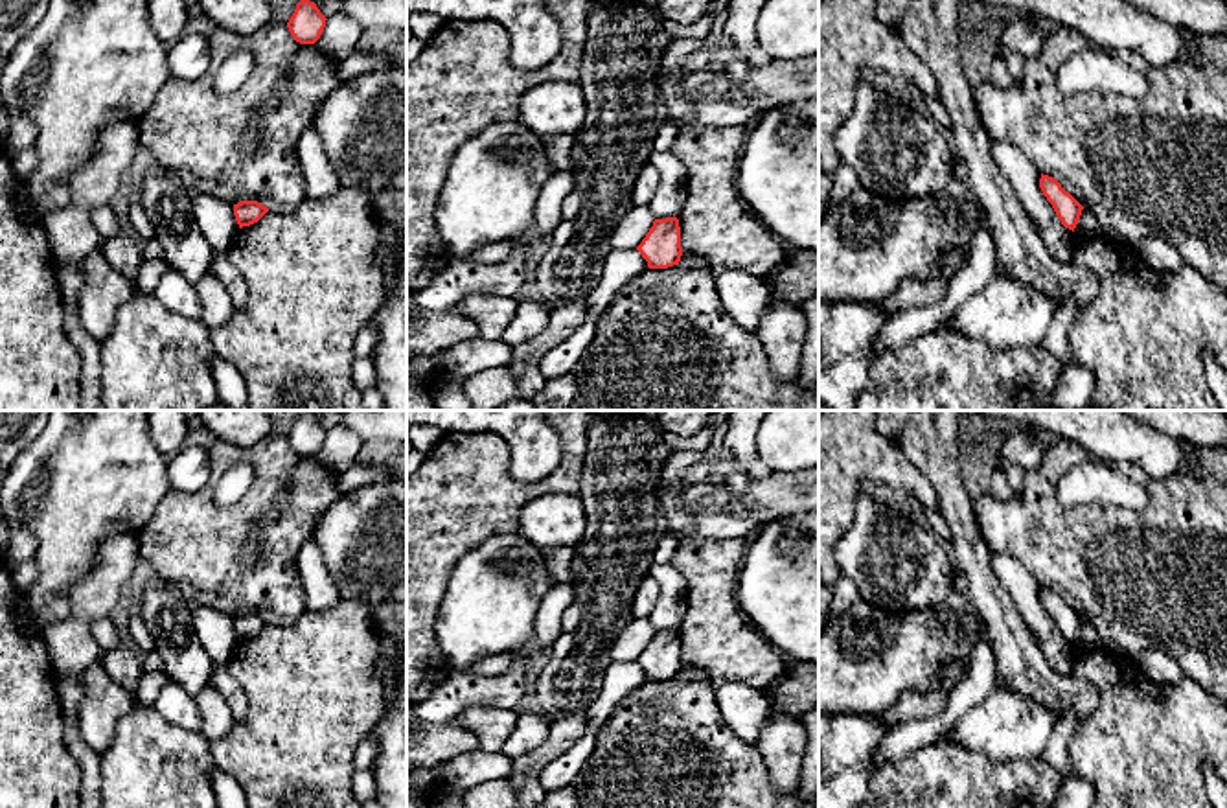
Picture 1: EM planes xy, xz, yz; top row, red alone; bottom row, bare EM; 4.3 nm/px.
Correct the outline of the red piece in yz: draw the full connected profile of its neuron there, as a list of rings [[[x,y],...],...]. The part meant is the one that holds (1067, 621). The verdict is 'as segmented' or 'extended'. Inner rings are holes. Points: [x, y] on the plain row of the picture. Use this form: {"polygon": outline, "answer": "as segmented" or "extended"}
{"polygon": [[[1041,585],[1039,600],[1052,617],[1061,637],[1074,644],[1084,618],[1069,604],[1065,604],[1056,591],[1049,587]]], "answer": "as segmented"}

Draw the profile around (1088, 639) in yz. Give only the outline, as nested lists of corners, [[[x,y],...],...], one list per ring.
[[[1087,620],[1082,622],[1074,646],[1087,652],[1104,648],[1102,639]]]

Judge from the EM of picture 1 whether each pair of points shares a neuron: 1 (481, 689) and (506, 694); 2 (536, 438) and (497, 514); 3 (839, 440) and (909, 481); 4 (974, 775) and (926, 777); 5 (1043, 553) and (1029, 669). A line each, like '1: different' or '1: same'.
1: same
2: different
3: same
4: same
5: different

